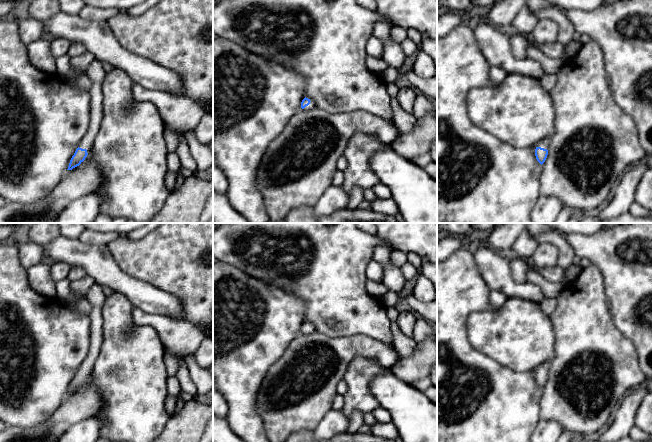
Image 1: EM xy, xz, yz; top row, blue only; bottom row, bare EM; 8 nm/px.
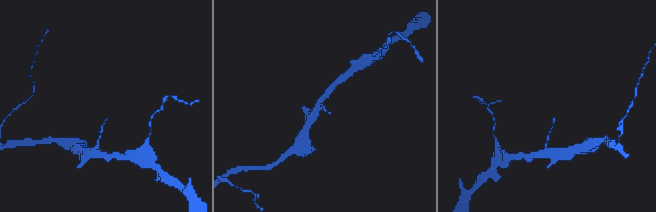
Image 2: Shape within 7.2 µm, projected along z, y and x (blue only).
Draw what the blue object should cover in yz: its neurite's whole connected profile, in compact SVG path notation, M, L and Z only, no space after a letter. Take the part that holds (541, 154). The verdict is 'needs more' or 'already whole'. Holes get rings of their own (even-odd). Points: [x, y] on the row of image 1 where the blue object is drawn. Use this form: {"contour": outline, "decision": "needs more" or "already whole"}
{"contour": "M544 138L542 140L540 140L537 144L536 144L536 149L535 149L535 156L537 161L542 165L548 155L548 144L549 144L549 139L550 138Z", "decision": "needs more"}

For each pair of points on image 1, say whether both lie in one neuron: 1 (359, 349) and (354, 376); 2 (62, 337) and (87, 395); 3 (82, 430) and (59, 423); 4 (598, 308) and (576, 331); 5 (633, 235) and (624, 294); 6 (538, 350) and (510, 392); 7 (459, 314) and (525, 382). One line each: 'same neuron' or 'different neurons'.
1: different neurons
2: different neurons
3: different neurons
4: same neuron
5: same neuron
6: different neurons
7: same neuron

